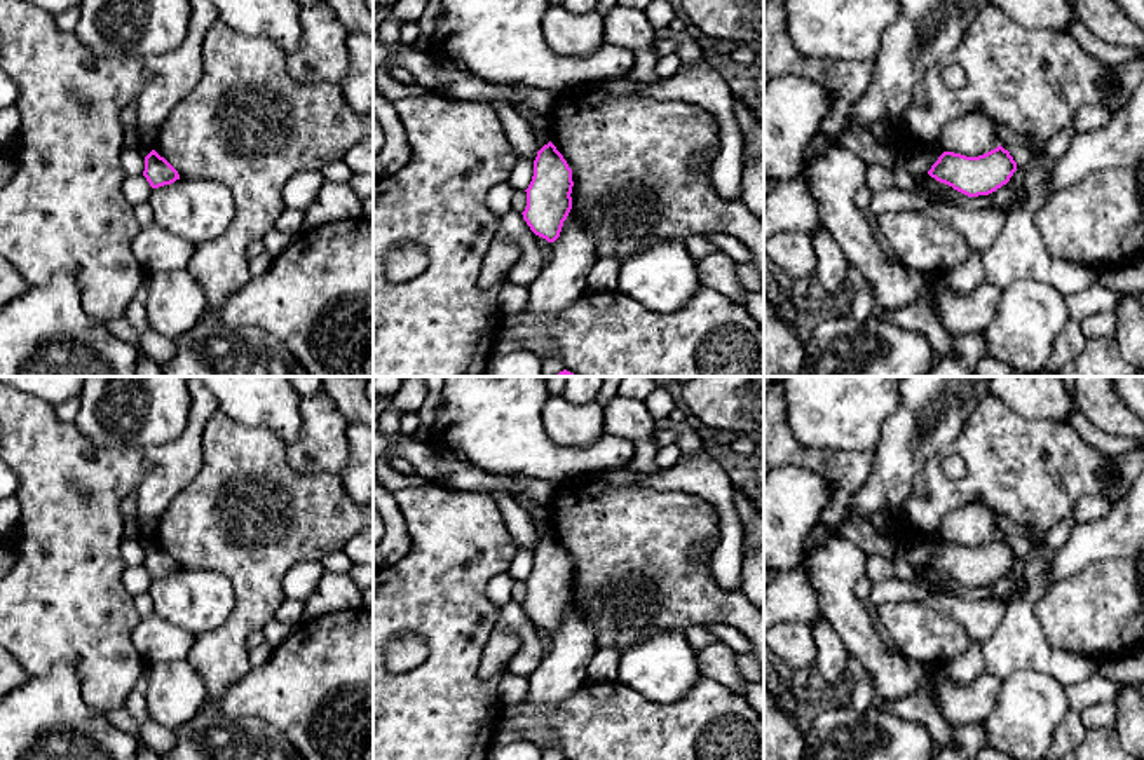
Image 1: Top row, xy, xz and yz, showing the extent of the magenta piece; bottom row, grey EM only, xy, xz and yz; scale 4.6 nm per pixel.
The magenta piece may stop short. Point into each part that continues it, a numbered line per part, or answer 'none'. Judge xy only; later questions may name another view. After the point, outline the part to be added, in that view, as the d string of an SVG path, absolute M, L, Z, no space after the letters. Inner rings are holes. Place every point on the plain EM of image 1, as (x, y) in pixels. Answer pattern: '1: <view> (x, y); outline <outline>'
none

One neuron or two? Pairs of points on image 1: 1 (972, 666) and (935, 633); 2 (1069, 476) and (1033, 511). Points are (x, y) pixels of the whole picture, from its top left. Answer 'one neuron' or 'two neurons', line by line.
1: two neurons
2: one neuron

